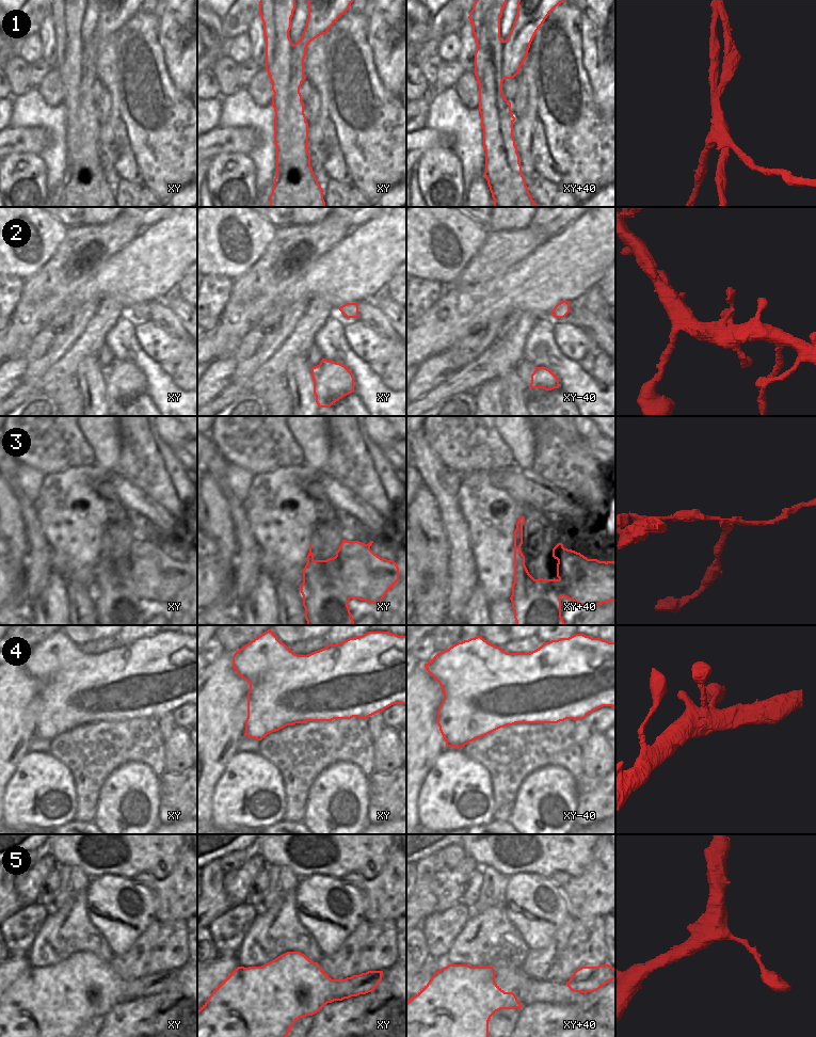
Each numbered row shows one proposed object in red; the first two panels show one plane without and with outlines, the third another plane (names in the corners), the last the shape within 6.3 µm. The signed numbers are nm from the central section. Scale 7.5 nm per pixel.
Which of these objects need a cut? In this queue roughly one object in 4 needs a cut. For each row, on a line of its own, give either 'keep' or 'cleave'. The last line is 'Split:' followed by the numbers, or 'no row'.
1: cleave
2: keep
3: cleave
4: keep
5: keep
Split: 1, 3

